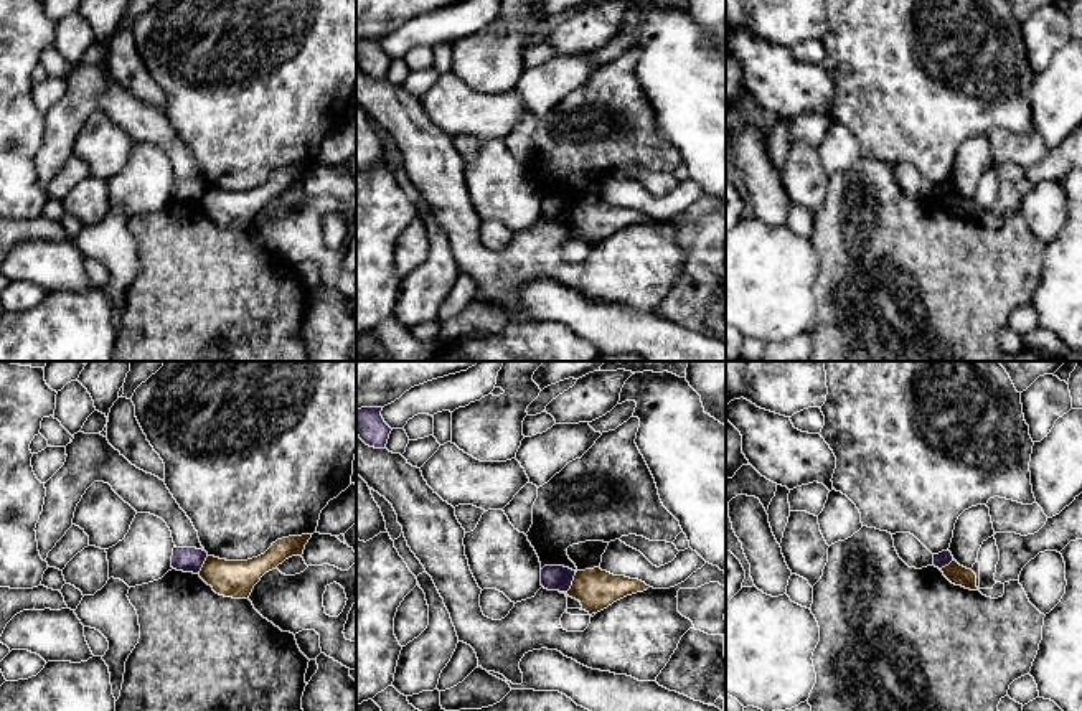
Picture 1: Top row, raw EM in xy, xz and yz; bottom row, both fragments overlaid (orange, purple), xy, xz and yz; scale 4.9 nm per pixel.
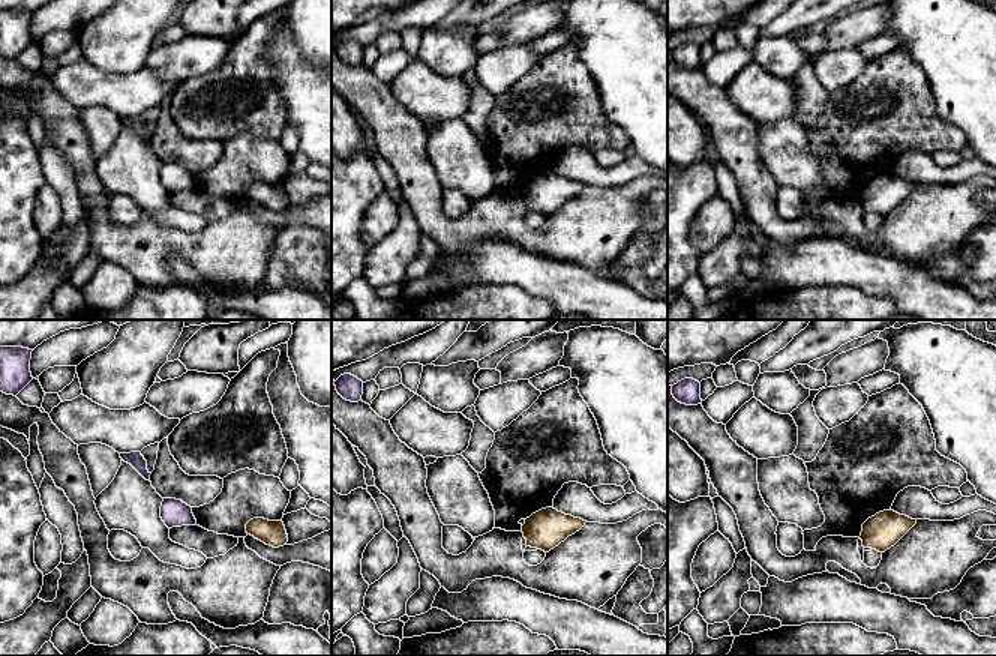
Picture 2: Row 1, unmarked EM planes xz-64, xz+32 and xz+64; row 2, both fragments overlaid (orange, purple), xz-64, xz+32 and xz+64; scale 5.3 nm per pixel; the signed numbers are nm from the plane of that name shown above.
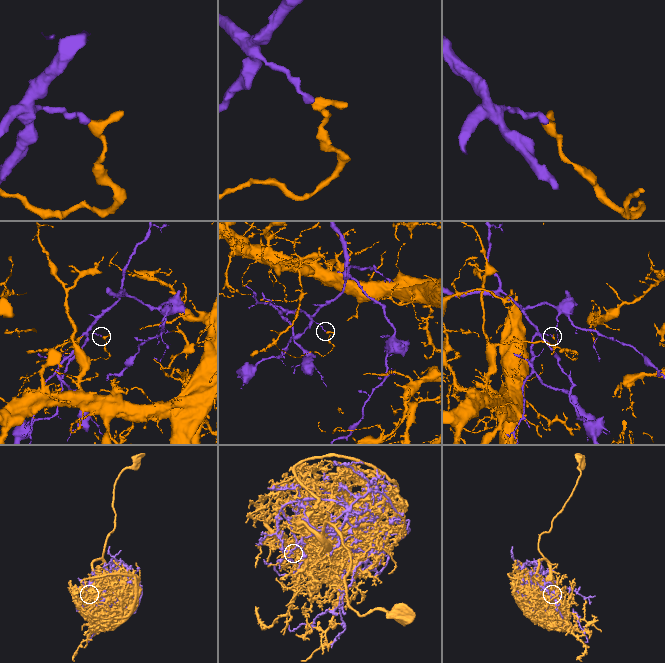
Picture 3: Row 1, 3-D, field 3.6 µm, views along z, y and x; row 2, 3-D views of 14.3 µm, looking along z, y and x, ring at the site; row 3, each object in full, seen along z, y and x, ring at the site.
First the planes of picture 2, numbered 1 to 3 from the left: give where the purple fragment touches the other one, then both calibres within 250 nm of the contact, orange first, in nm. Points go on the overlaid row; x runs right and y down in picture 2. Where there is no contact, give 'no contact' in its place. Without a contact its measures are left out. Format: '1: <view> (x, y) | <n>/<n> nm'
1: no contact
2: xz+32 (525, 523) | 220/30 nm
3: no contact

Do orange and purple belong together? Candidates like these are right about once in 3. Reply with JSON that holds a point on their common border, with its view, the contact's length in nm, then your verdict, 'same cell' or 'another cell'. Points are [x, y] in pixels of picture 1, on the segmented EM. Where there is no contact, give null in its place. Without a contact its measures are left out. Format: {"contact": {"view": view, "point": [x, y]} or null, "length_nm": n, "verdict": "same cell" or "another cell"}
{"contact": {"view": "xz", "point": [573, 583]}, "length_nm": 110, "verdict": "another cell"}

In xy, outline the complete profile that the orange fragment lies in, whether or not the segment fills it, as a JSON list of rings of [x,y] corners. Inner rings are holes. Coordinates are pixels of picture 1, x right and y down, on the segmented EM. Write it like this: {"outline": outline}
{"outline": [[[312,534],[277,539],[261,556],[247,561],[226,561],[208,556],[200,577],[224,597],[249,599],[261,577],[292,556],[302,556]]]}

